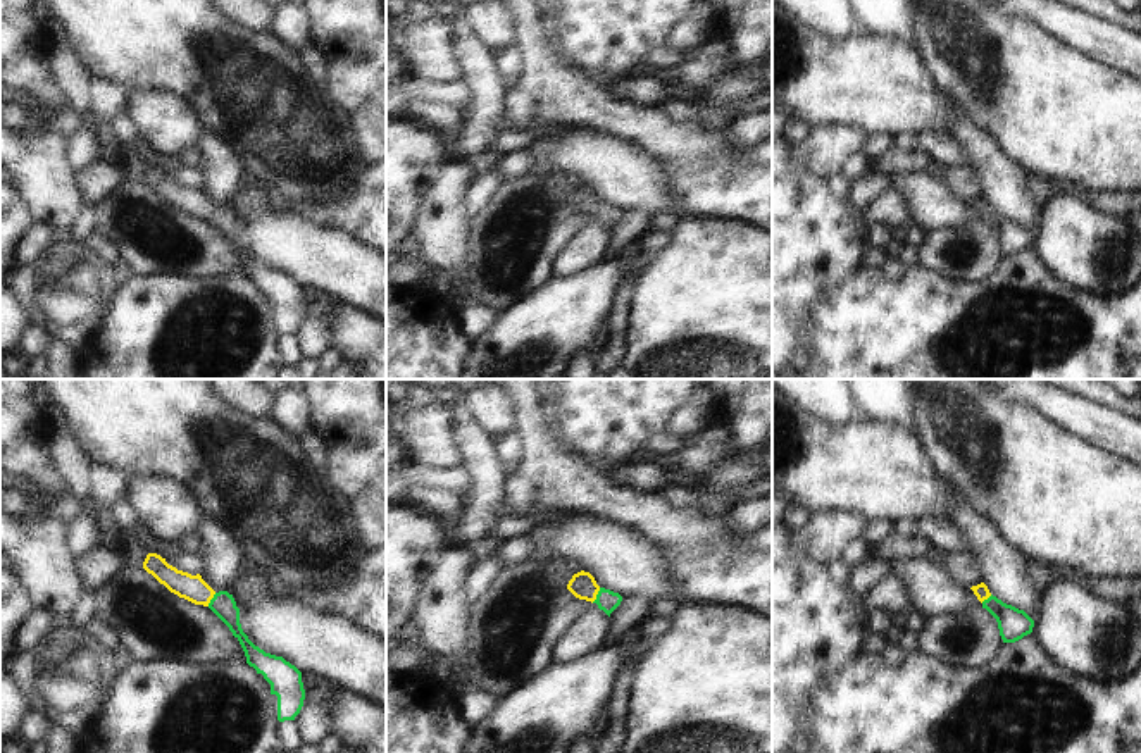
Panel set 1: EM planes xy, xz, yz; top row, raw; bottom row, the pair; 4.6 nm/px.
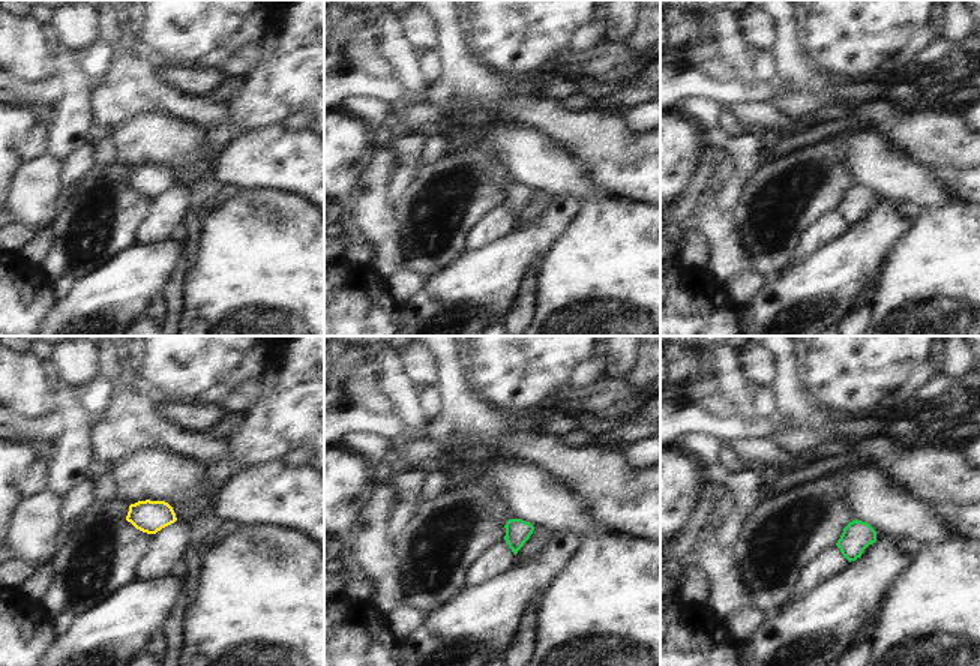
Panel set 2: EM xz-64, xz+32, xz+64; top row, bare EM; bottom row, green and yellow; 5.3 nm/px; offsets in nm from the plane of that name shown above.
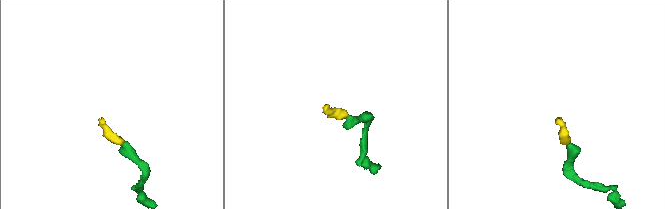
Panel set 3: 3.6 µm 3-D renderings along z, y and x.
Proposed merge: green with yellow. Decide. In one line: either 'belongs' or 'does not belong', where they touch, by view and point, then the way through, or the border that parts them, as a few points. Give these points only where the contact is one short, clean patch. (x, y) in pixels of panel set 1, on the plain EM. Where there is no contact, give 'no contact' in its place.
belongs; meets green in xz at (597, 209); runs through xz (607, 214), (597, 209), (583, 199)

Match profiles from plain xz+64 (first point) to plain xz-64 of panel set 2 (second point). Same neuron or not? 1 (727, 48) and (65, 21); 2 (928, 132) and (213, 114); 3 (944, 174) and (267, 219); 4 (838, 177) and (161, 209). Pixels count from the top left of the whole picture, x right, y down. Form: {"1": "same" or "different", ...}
{"1": "different", "2": "same", "3": "different", "4": "different"}

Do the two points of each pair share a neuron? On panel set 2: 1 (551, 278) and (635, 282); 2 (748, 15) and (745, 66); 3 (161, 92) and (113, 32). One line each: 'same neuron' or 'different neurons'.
1: same neuron
2: different neurons
3: same neuron

